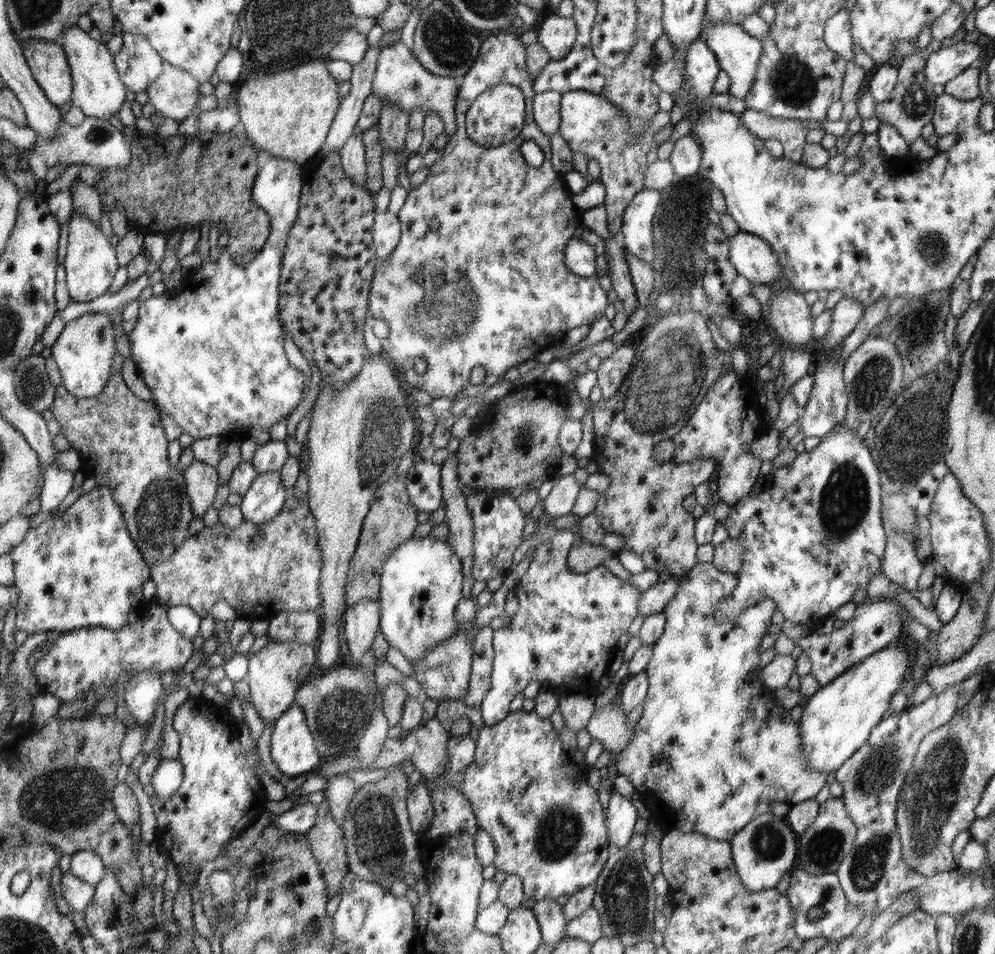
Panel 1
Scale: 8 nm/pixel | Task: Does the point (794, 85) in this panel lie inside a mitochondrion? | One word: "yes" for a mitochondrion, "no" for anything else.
yes

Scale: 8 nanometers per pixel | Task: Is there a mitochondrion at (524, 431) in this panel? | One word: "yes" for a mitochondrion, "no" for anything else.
yes

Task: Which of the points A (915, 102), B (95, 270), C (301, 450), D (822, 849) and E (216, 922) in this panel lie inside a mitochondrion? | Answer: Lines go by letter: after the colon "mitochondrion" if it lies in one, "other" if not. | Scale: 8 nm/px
A: mitochondrion
B: other
C: other
D: mitochondrion
E: mitochondrion

